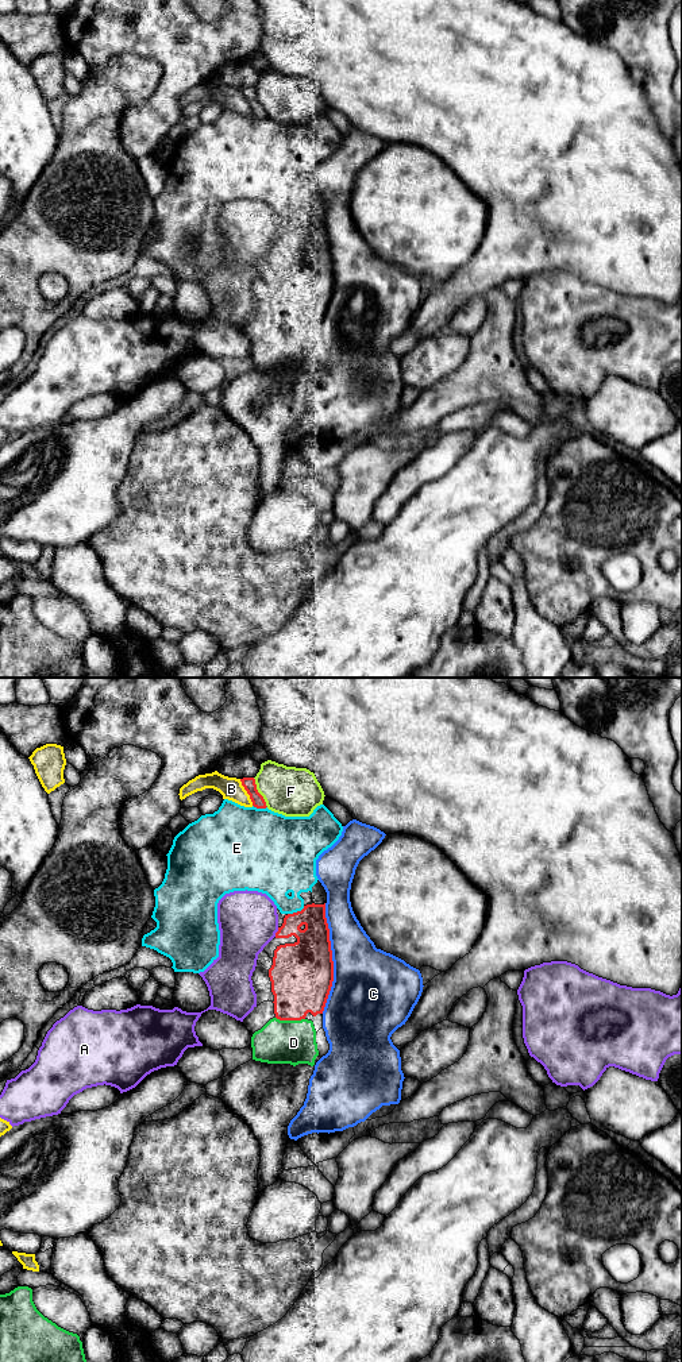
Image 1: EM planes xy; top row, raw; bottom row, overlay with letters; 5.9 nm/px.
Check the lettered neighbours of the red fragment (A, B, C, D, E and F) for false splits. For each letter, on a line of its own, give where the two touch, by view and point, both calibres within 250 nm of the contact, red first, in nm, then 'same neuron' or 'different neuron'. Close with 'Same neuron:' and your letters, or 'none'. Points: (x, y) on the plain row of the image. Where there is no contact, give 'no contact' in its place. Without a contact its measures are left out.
A: xy (277, 240) | 300/360 nm | different neuron
B: xy (247, 101) | 80/140 nm | different neuron
C: xy (331, 267) | 380/400 nm | different neuron
D: xy (291, 328) | 360/260 nm | same neuron
E: xy (297, 220) | 220/280 nm | different neuron
F: xy (258, 101) | 80/300 nm | different neuron
Same neuron: D

